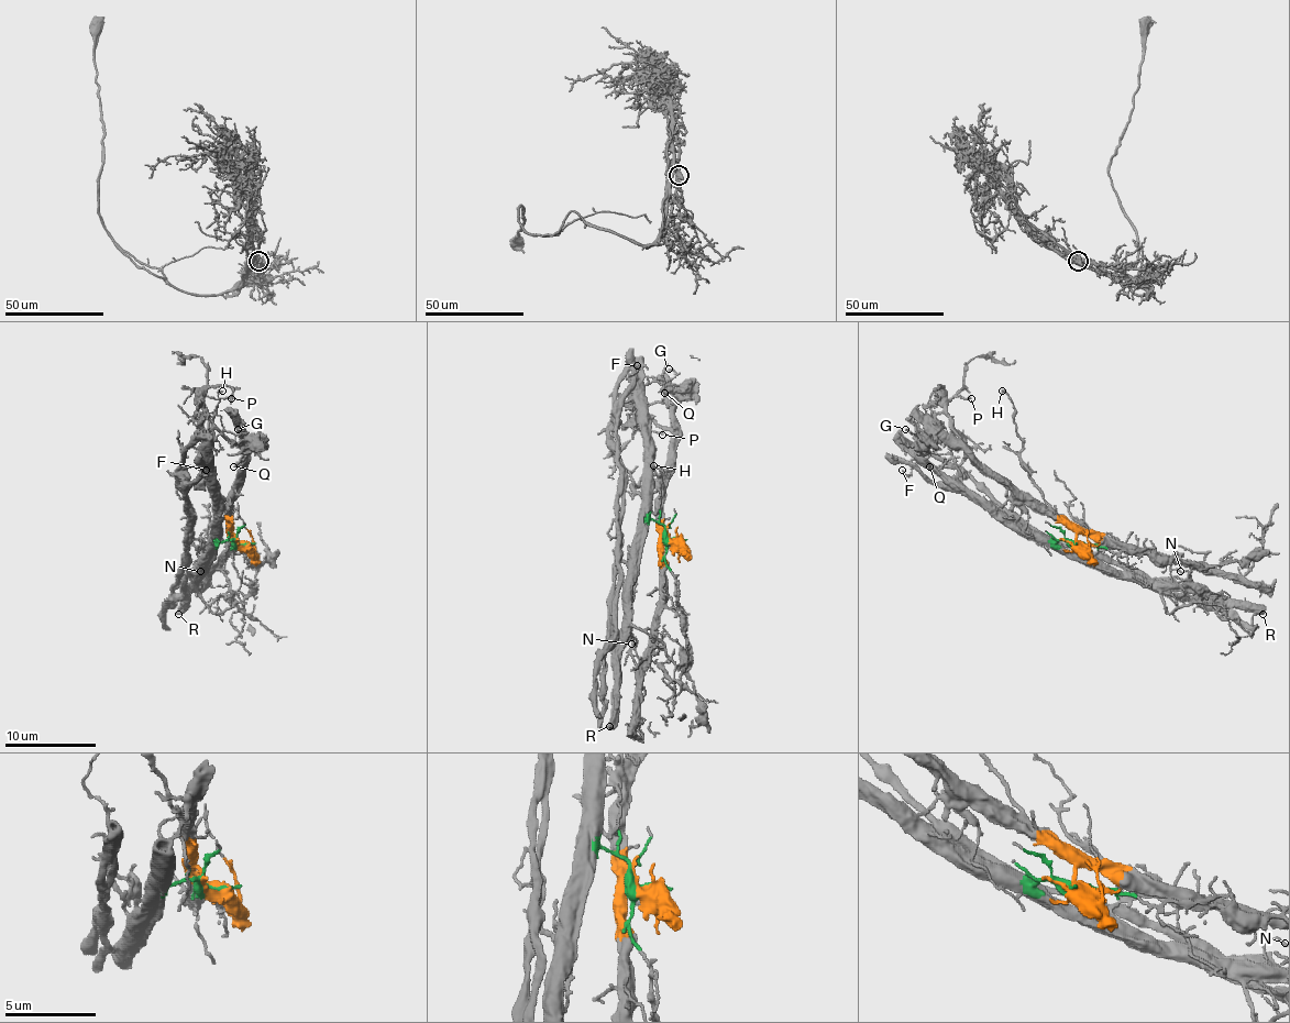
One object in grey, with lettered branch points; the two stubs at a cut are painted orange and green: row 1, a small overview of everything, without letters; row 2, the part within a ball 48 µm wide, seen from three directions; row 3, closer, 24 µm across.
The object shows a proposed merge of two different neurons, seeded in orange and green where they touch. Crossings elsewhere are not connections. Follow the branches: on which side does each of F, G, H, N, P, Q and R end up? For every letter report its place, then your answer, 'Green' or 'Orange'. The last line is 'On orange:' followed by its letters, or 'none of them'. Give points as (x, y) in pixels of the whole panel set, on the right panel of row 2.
F: Place: (902, 470). Green
G: Place: (905, 429). Green
H: Place: (1002, 391). Orange
N: Place: (1180, 571). Green
P: Place: (971, 398). Orange
Q: Place: (929, 466). Orange
R: Place: (1263, 614). Green
On orange: H, P, Q

